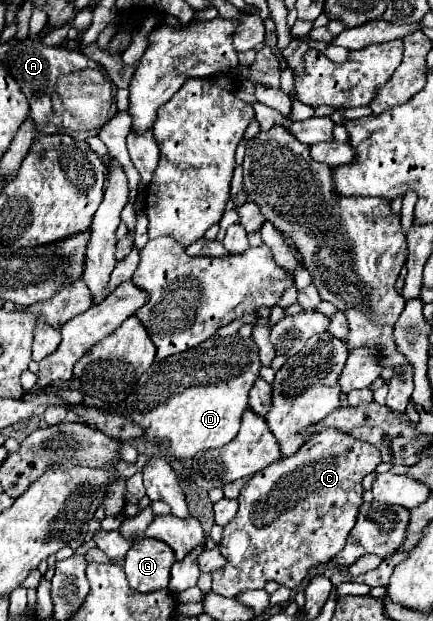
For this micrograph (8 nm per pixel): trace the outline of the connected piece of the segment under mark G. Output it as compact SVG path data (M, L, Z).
M137 538L125 556L123 568L133 590L153 592L167 588L173 562L175 552L167 544L155 538Z

